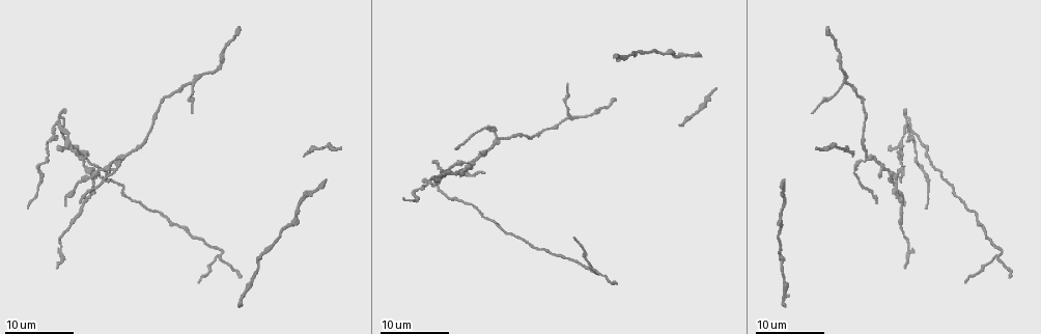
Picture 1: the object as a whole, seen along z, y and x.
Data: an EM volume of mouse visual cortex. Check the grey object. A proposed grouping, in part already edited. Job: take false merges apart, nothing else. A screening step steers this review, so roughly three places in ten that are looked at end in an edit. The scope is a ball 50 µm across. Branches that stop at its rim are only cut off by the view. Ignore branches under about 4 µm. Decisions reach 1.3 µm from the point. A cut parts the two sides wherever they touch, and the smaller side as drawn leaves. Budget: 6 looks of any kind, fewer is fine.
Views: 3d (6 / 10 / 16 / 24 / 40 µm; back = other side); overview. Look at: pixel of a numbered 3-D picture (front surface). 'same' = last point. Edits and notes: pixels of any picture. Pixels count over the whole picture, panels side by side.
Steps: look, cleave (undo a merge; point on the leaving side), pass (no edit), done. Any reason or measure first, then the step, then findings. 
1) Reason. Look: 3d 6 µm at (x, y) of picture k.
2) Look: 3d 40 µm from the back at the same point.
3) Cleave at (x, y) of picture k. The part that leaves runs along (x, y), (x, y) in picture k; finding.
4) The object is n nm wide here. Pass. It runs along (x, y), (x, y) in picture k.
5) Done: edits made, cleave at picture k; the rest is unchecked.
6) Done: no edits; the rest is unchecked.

Three arms meet. Look: 3d 16 µm at (899, 174) of picture 1.

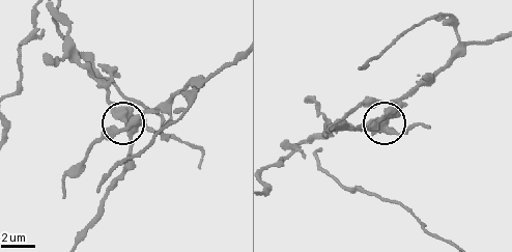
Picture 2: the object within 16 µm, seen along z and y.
Look: 3d 10 µm at (124, 123) of picture 2.

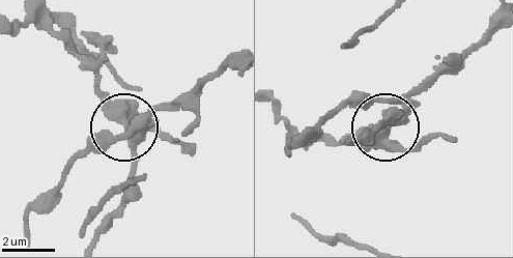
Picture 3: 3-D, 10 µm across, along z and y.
The object is 360 nm wide here. Cleave at (94, 73) of picture 3. The part that leaves runs along (114, 106), (56, 34), (50, 15) in picture 3; a second neuron is stuck on.

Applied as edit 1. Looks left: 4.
Redraw. Look: overview.

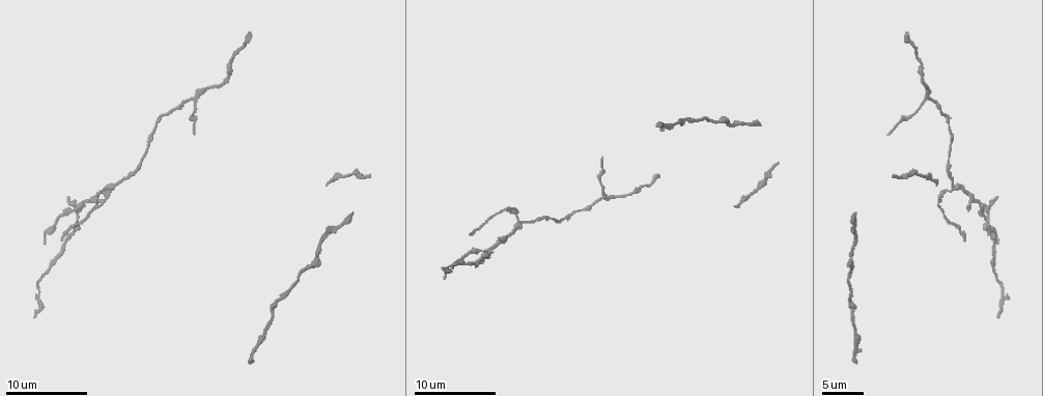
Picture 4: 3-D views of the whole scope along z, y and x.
Arms part here. Look: 3d 6 µm at (116, 182) of picture 4.

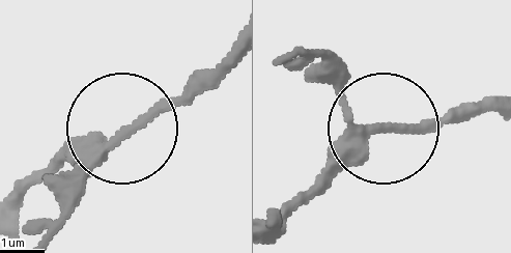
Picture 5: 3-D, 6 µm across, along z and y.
Pass. It runs along (118, 130), (29, 174) in picture 5; all the same neuron.

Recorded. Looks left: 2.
A fork. Look: 3d 6 µm at (604, 194) of picture 4.

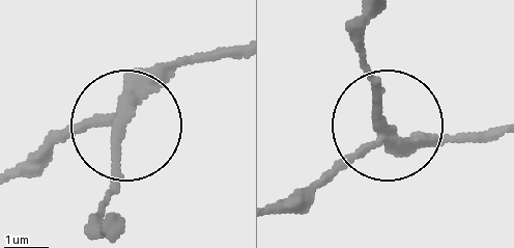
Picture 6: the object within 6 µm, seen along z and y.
3 arms meet here. Cleave at (118, 170) of picture 6. Two neurons meet here.

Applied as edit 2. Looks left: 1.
Done: edits made, cleave at picture 3, cleave at picture 6; the rest is unchecked.

